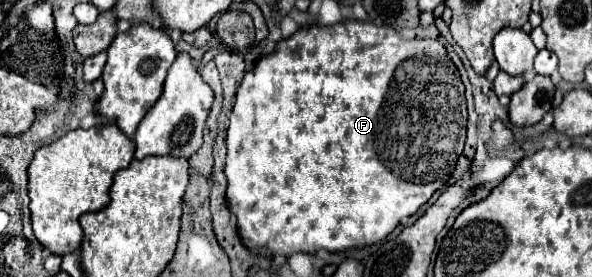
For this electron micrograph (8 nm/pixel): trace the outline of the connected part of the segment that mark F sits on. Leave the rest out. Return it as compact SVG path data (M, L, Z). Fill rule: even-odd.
M342 21L336 25L314 25L310 29L298 29L292 37L282 39L276 43L274 51L260 57L254 67L244 75L236 103L228 117L228 131L226 131L226 167L224 173L228 177L226 189L226 203L228 209L238 219L238 233L246 247L260 255L262 251L272 255L290 257L294 253L316 253L318 249L326 251L346 251L346 249L360 249L386 239L396 225L404 219L414 215L432 195L436 189L446 185L450 179L458 157L464 149L466 139L466 99L464 99L464 85L460 81L458 69L454 67L452 59L446 55L446 49L436 39L400 39L398 31L390 25L374 25L374 23L360 23L360 21ZM280 83L290 83L290 91L282 89Z

